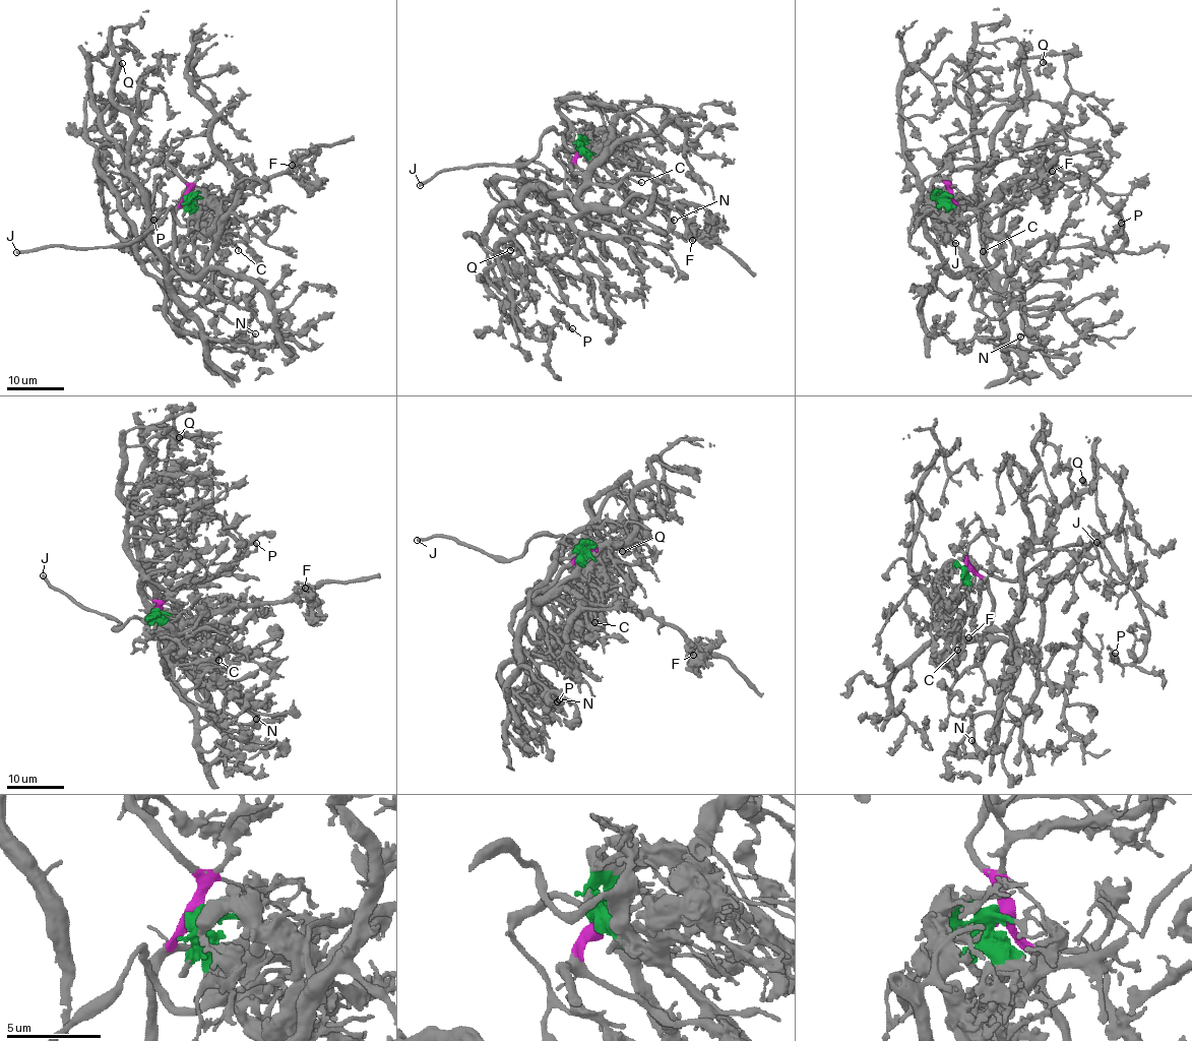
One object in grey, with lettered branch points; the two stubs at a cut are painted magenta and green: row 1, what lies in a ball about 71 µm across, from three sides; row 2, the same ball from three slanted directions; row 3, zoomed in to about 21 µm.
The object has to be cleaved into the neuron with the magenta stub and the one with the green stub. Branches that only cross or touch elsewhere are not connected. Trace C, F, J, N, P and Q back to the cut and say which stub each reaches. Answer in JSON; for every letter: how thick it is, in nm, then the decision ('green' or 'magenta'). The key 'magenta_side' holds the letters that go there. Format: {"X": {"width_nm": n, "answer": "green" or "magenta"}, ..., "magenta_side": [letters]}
{"C": {"width_nm": 150, "answer": "green"}, "F": {"width_nm": 240, "answer": "green"}, "J": {"width_nm": 360, "answer": "green"}, "N": {"width_nm": 220, "answer": "magenta"}, "P": {"width_nm": 240, "answer": "magenta"}, "Q": {"width_nm": 170, "answer": "magenta"}, "magenta_side": ["N", "P", "Q"]}

